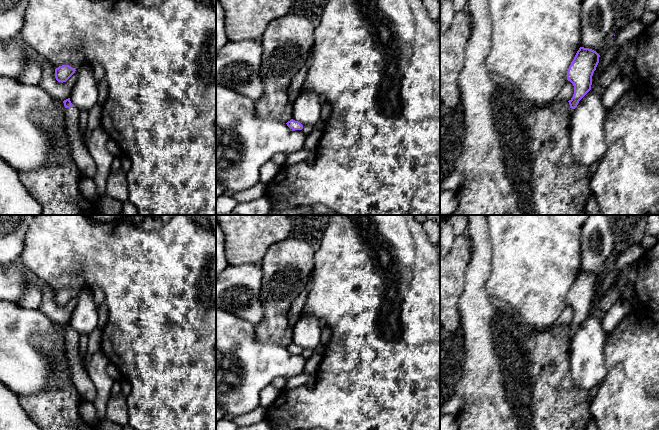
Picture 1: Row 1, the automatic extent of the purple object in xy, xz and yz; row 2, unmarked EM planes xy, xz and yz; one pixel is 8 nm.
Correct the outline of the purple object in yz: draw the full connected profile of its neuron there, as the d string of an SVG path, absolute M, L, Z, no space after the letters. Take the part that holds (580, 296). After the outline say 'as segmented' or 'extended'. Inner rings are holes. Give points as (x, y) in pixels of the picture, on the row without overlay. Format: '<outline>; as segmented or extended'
M580 271L569 293L567 304L574 310L573 321L568 325L570 332L575 333L579 325L591 314L592 300L599 287L600 279L589 272Z; as segmented

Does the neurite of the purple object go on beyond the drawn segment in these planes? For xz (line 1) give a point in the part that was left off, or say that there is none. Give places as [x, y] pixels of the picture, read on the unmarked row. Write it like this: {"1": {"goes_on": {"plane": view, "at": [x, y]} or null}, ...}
{"1": {"goes_on": null}}

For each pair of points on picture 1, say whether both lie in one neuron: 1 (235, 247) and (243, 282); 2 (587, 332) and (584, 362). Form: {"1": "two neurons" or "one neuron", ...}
{"1": "two neurons", "2": "one neuron"}

